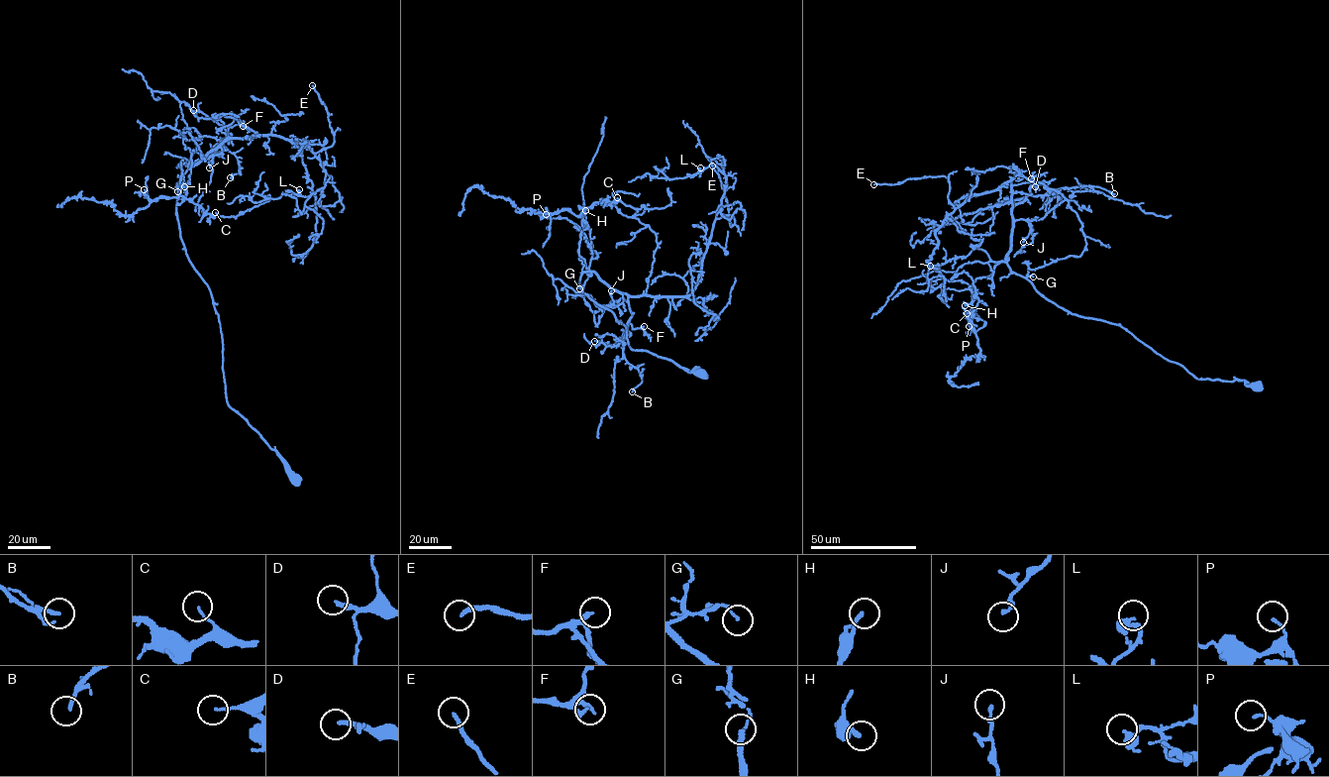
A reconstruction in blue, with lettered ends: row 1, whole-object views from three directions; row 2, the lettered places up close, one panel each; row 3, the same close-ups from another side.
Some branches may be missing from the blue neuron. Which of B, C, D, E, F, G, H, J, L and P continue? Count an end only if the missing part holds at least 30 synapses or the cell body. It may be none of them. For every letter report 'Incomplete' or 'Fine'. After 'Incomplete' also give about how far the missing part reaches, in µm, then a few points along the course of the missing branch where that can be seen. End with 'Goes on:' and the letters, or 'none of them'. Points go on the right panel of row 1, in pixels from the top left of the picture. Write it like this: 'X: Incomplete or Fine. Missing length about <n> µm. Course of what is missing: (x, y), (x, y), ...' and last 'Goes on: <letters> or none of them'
B: Fine
C: Fine
D: Incomplete. Missing length about 50 µm. Course of what is missing: (1035, 186), (1030, 192), (1036, 200), (1030, 194), (1028, 186), (1037, 190), (1040, 200), (1055, 206), (1058, 214)
E: Fine
F: Fine
G: Fine
H: Fine
J: Fine
L: Fine
P: Fine
Goes on: D

